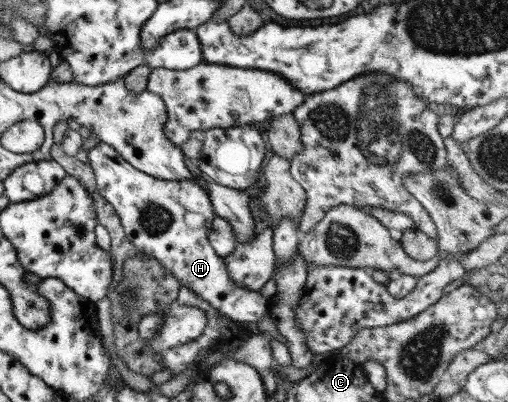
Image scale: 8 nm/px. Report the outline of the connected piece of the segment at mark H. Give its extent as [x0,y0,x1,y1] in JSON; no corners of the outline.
[86,142,269,324]

